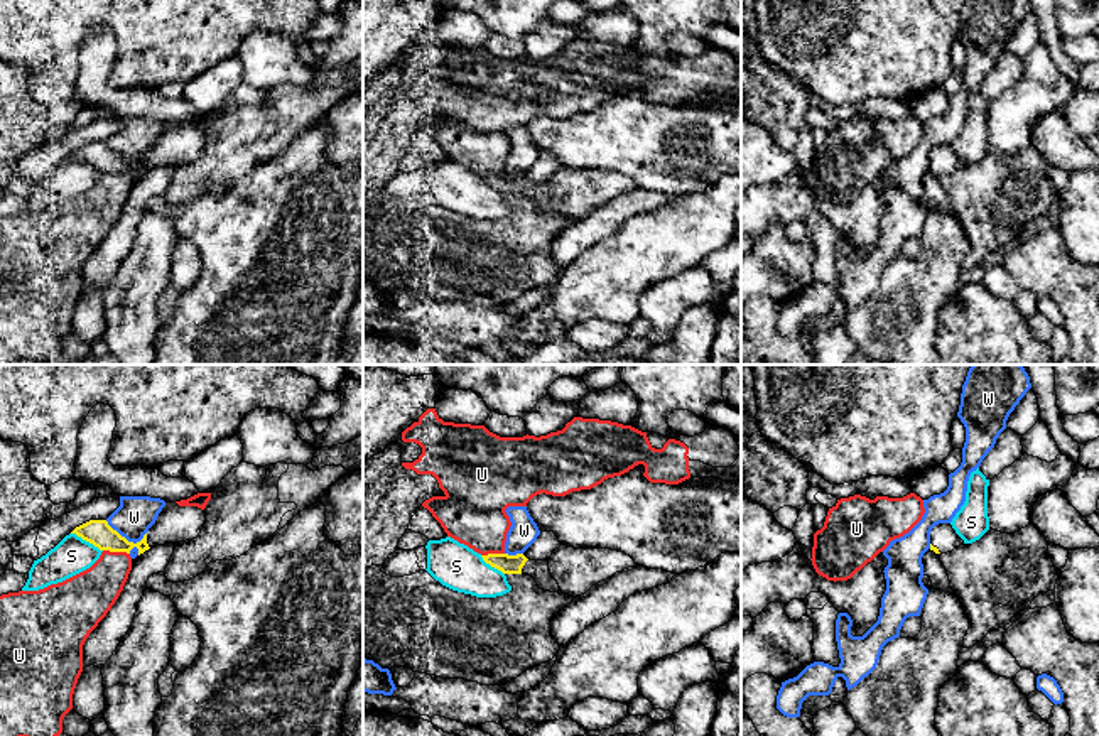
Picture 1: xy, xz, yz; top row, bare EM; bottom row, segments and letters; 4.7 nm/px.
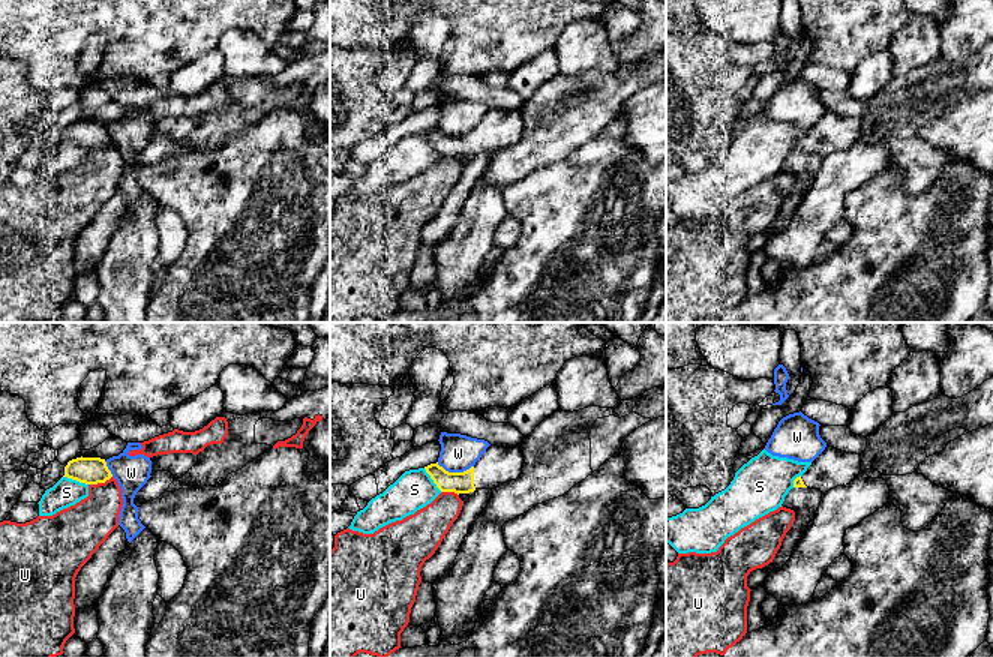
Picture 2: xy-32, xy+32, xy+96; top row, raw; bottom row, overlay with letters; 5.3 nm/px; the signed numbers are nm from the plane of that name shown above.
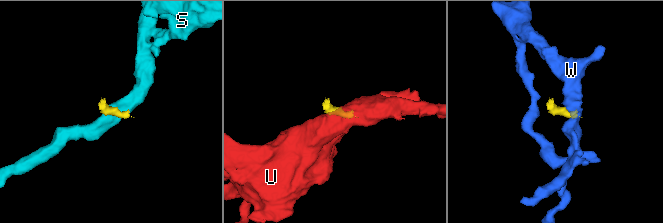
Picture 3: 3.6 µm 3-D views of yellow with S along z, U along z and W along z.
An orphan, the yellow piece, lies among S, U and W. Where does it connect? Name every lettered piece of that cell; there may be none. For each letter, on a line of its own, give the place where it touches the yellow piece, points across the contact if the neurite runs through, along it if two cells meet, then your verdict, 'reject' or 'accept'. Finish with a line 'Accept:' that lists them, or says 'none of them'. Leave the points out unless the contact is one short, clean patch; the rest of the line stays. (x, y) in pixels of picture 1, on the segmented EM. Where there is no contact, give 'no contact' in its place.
S: xy (86, 541) | reject
U: xy (117, 551) | along xy (103, 549), (129, 554) | reject
W: xy (124, 537) | along xy (105, 520), (130, 541), (139, 554) | reject
Accept: none of them

